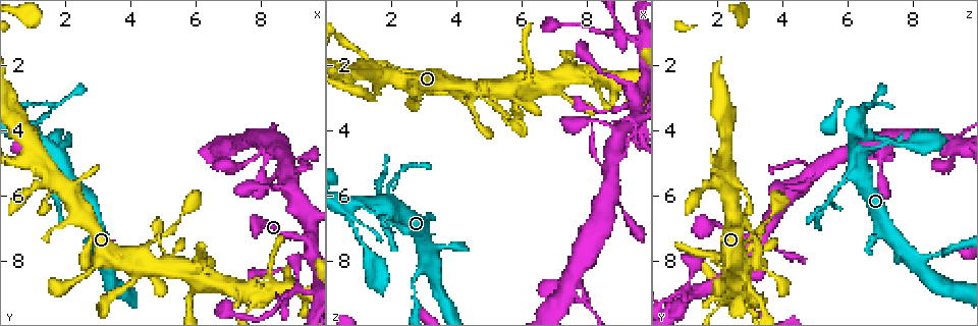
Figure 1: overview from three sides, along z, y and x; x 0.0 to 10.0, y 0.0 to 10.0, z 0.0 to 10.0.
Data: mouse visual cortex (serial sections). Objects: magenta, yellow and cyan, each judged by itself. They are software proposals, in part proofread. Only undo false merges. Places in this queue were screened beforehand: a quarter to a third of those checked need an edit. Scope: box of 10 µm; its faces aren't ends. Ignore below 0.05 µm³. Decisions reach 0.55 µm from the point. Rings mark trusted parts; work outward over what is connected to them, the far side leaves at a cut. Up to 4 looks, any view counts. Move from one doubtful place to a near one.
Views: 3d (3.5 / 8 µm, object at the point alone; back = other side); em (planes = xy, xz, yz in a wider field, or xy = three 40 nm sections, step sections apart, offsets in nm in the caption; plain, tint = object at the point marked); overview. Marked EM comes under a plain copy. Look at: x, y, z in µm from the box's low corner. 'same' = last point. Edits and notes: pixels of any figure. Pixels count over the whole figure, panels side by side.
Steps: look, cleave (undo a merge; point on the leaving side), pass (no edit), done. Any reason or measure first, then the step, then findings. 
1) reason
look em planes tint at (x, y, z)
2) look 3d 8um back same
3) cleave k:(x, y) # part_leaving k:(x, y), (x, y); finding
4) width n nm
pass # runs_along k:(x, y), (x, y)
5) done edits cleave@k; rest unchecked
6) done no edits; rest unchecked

a narrow waist
look 3d 3.5um at (4.85, 7.30, 3.05)

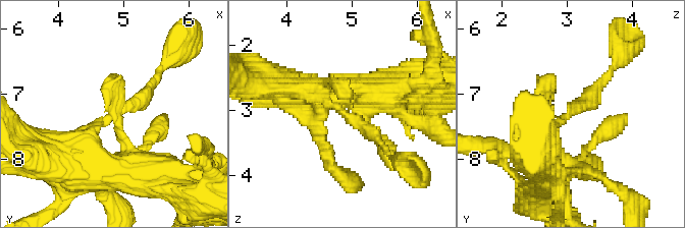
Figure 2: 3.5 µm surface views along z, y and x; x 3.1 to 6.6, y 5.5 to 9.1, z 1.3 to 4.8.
arm_widths 200, 350 nm; shape alone is not enough
look em xy step 1 tint at (4.80, 7.30, 3.05)

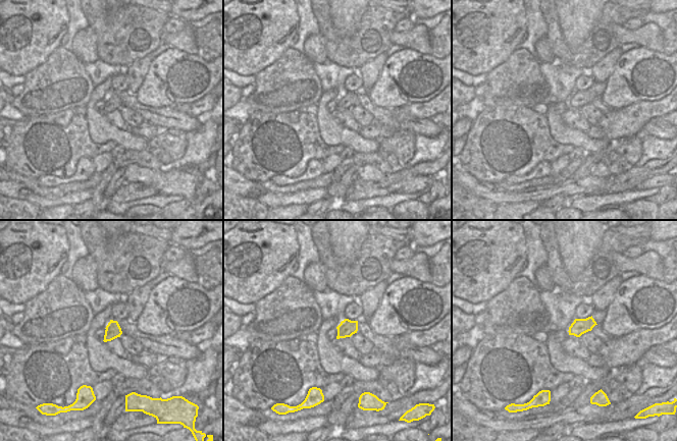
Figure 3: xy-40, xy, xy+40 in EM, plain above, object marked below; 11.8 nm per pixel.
pass # runs_along 2:(65, 150), (134, 106), (156, 77); all the same cell

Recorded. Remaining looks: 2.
look 3d 3.5um at (1.95, 5.00, 6.30)

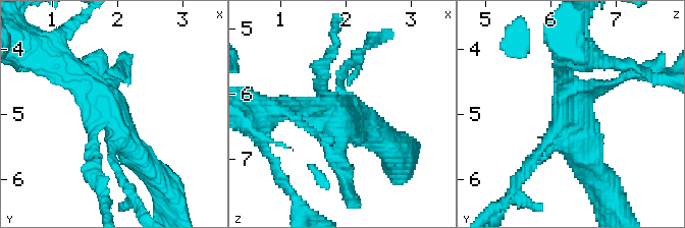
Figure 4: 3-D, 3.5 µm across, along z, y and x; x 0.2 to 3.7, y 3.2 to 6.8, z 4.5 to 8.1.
shape alone is not enough
look em xy step 1 tint at (1.85, 5.00, 6.30)

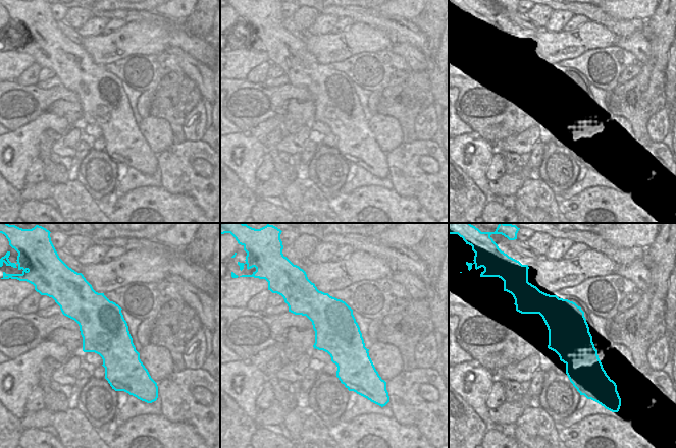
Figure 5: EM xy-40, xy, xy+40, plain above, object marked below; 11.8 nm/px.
cleave 4:(117, 170) # part_leaving 4:(113, 146), (110, 159), (142, 212); a second cell is stuck on

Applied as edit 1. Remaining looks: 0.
done edits cleave@4; rest unchecked

